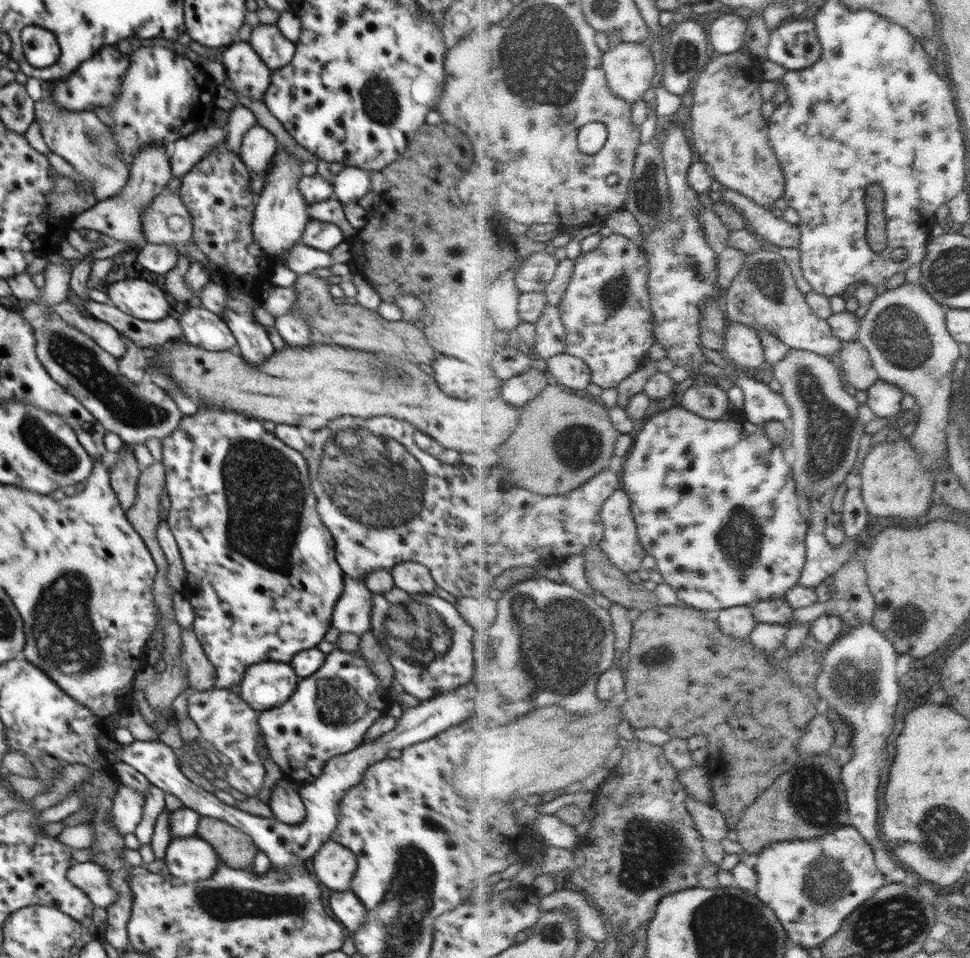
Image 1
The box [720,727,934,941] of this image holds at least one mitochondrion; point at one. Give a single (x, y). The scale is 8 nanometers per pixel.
(822, 879)

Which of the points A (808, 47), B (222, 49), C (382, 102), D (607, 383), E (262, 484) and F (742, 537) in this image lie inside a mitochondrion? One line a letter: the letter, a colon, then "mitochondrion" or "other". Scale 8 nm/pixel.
A: other
B: other
C: mitochondrion
D: other
E: mitochondrion
F: mitochondrion

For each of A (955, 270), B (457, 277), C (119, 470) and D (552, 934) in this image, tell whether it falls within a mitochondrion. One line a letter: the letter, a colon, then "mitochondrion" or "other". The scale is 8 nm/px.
A: mitochondrion
B: other
C: other
D: mitochondrion

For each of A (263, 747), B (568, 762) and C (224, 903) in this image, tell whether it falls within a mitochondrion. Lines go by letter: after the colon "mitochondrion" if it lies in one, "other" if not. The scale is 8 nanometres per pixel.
A: other
B: other
C: mitochondrion

